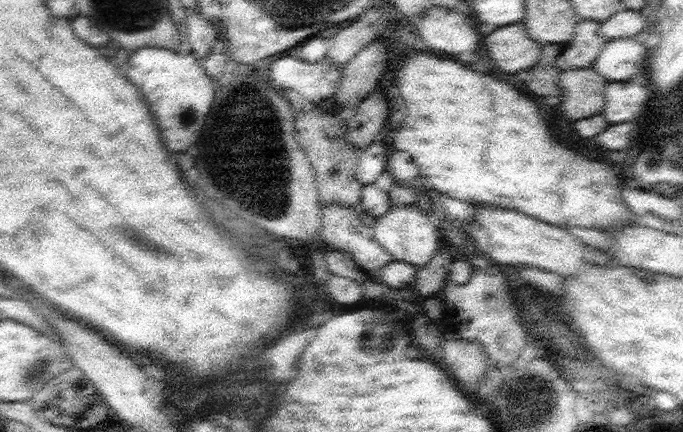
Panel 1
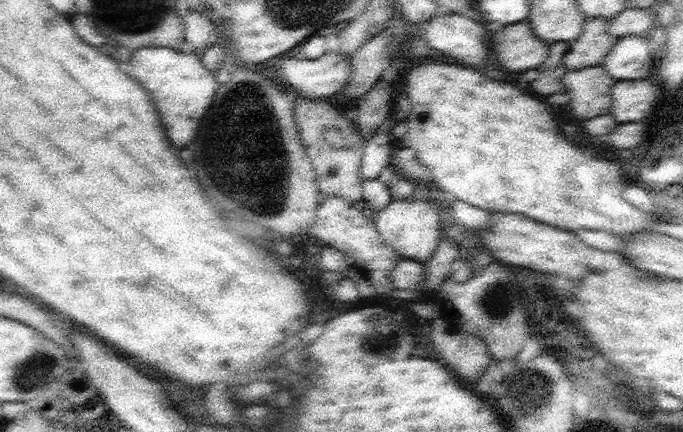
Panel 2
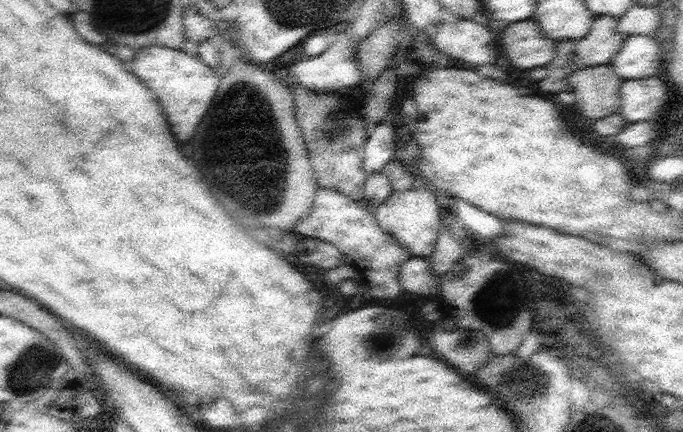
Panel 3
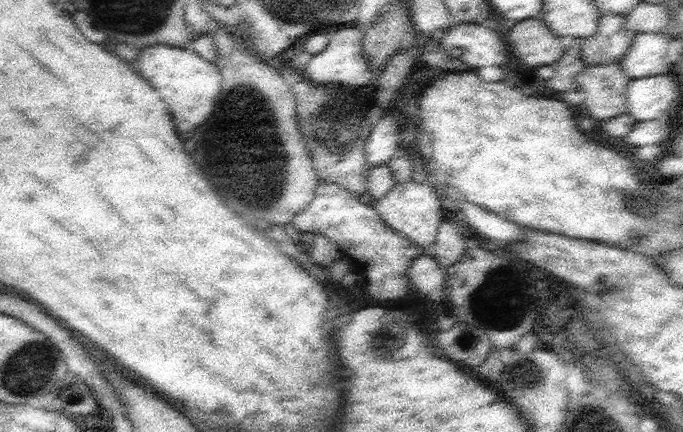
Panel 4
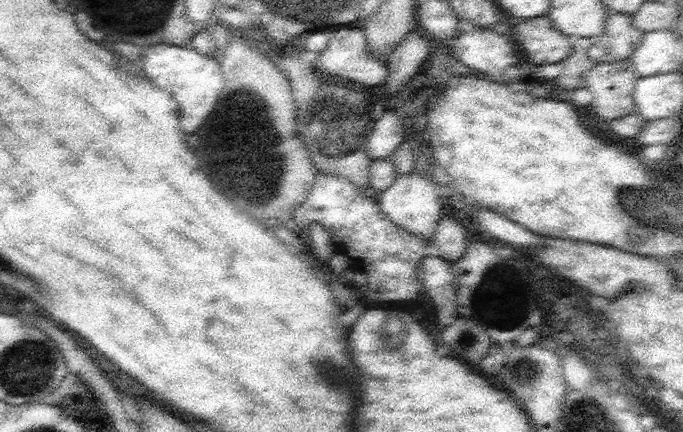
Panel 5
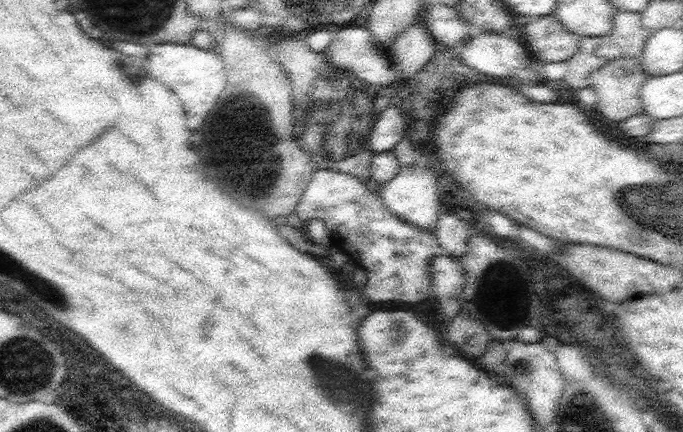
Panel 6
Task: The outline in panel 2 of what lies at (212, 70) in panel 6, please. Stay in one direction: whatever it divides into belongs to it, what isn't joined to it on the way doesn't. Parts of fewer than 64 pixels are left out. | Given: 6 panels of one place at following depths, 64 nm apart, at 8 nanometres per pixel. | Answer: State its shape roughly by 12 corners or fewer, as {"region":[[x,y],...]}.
{"region":[[141,48],[151,92],[171,146],[193,140],[219,88],[191,50]]}

